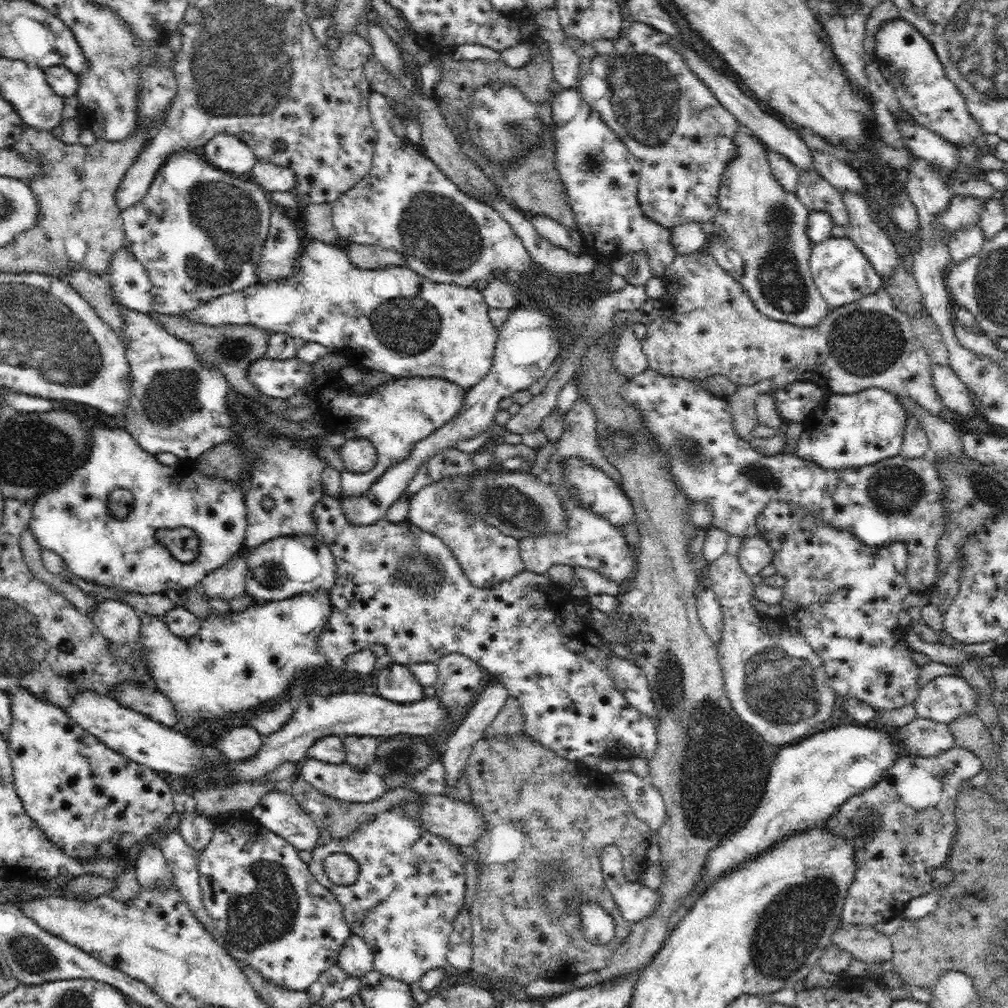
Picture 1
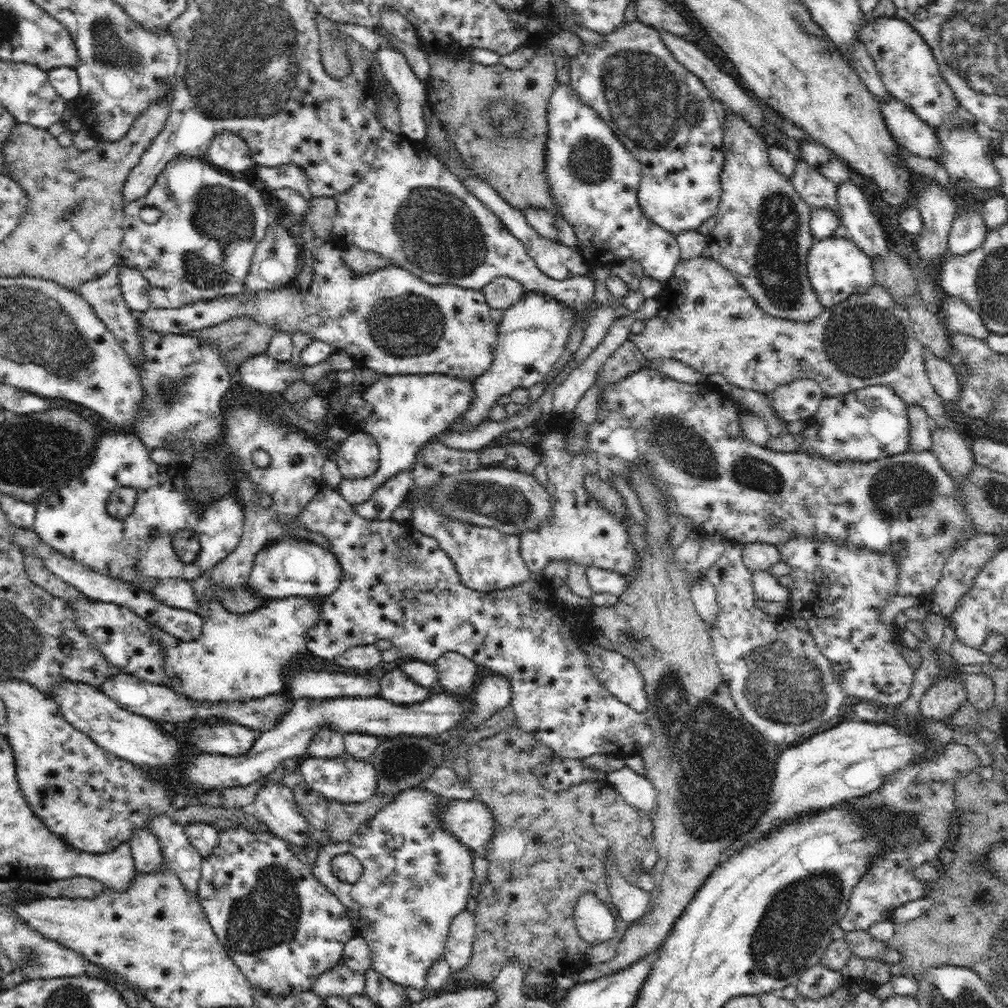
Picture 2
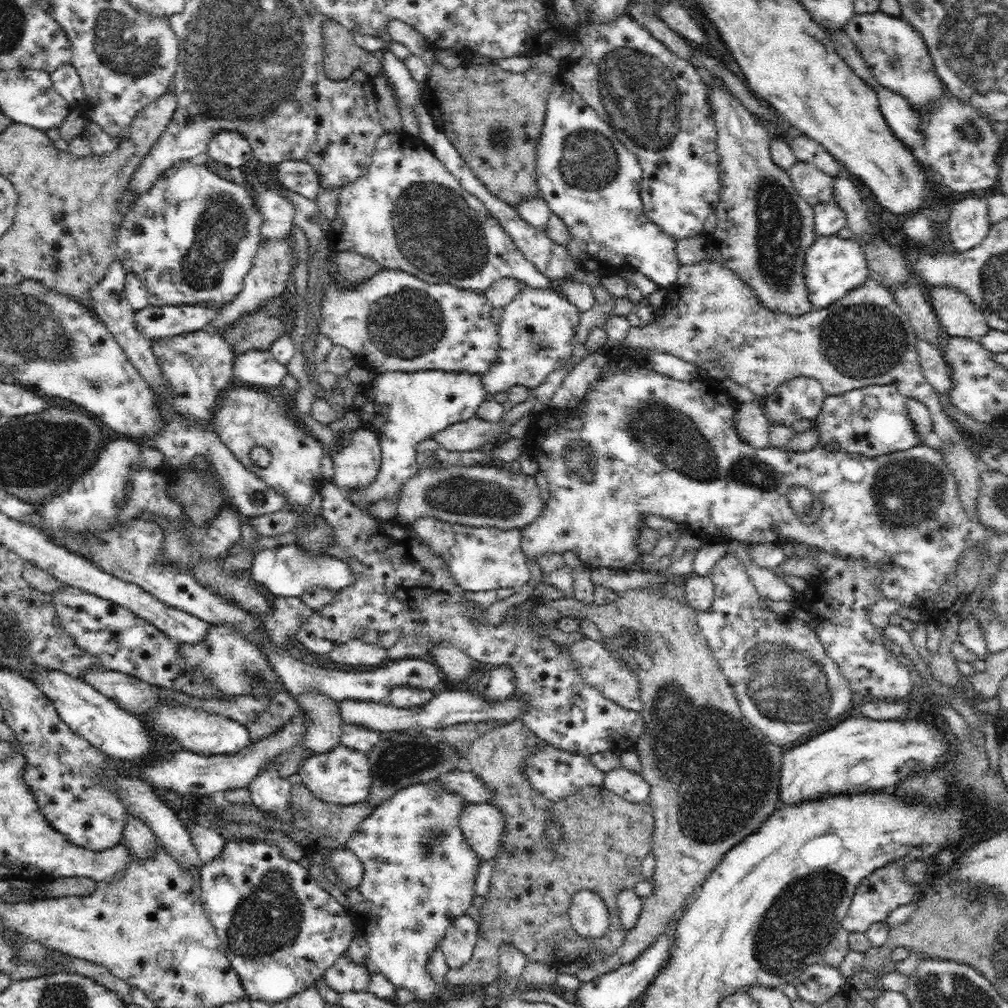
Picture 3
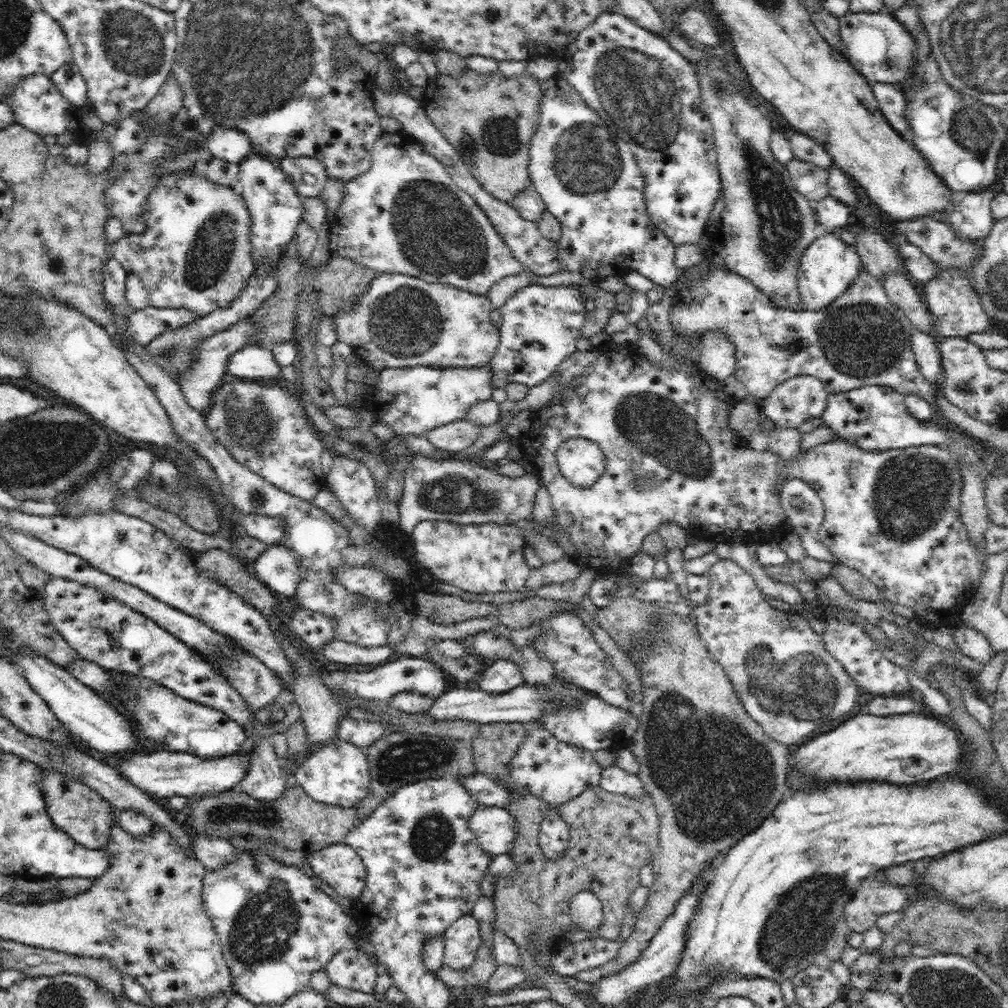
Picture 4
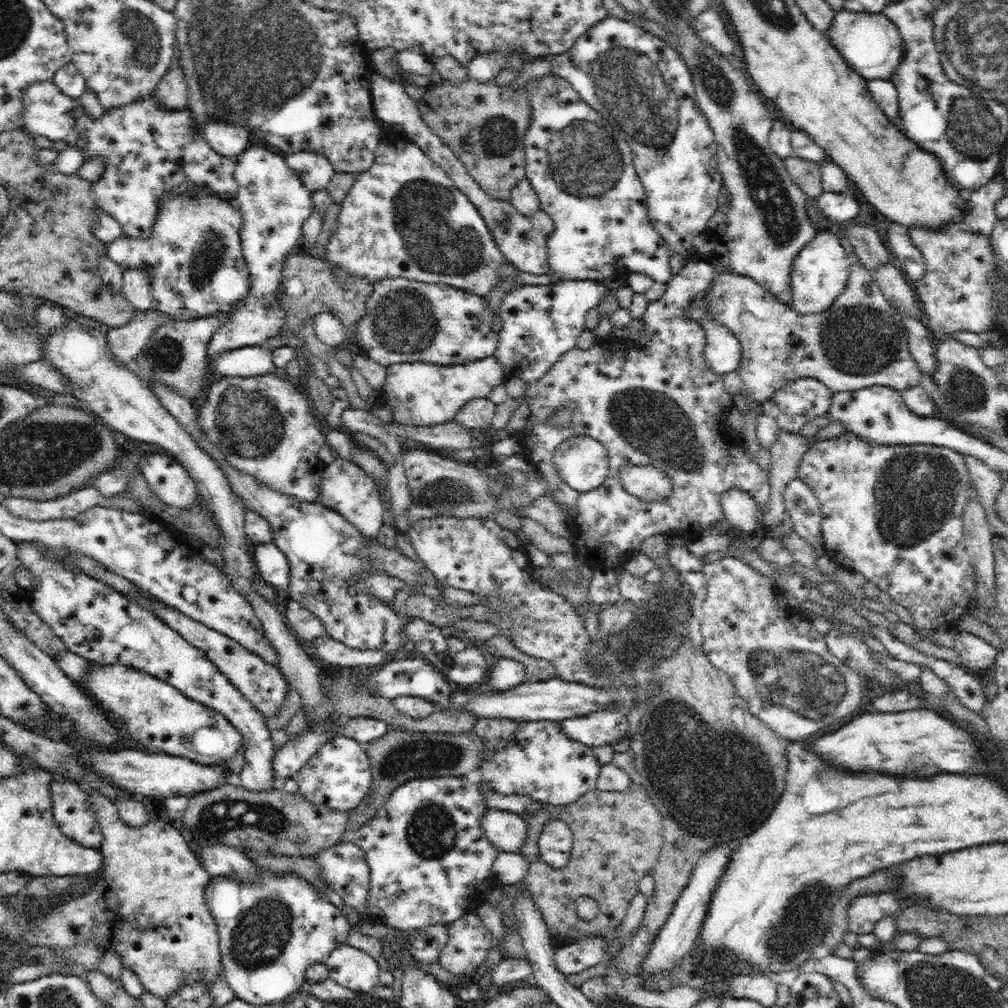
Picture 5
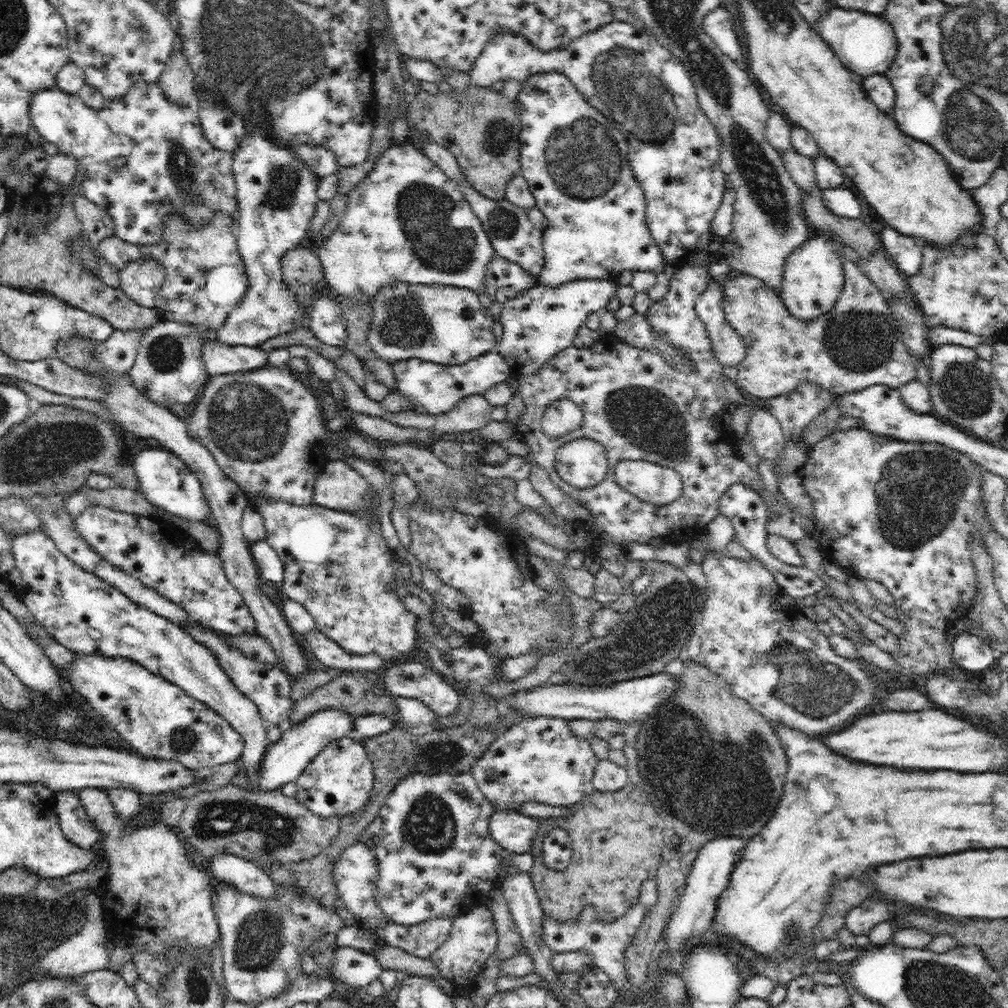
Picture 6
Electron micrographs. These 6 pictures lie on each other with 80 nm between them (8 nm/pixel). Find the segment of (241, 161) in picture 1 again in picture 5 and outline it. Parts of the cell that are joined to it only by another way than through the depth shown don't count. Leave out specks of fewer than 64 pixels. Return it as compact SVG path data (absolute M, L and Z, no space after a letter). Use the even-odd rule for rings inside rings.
M212 119L204 124L202 133L212 149L224 156L238 156L252 142L244 126L224 119Z

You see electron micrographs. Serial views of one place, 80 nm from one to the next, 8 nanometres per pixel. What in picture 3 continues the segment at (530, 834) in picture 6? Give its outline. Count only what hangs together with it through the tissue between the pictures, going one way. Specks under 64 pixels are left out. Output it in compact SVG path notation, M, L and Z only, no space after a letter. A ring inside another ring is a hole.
M467 803L460 816L458 827L465 840L483 861L494 861L504 837L504 815L492 803Z

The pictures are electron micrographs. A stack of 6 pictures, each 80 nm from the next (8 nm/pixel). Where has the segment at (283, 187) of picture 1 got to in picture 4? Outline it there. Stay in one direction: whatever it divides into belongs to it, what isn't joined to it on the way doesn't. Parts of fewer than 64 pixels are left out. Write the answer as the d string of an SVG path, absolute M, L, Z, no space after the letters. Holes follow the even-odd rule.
M297 156L286 157L279 161L282 171L290 176L290 181L300 196L319 197L329 179L326 167L319 158Z

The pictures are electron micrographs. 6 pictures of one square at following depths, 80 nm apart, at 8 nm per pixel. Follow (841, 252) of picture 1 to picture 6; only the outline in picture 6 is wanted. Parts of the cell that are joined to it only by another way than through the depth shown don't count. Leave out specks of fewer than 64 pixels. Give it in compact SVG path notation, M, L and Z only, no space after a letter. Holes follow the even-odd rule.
M820 233L817 238L806 240L788 256L783 271L782 294L779 296L792 316L800 320L814 320L836 305L845 281L837 242L837 239Z

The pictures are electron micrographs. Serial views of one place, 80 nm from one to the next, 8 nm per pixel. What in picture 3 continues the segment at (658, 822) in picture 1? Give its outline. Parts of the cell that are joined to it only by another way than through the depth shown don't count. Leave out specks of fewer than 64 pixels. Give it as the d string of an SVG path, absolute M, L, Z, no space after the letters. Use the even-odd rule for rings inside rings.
M622 766L606 773L603 786L632 803L649 800L650 785L640 773L630 772Z

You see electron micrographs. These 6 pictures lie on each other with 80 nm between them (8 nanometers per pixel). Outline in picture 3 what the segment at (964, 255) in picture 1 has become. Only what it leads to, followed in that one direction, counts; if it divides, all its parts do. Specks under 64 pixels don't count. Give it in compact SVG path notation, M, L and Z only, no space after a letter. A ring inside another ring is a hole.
M974 194L955 201L951 206L949 218L946 235L954 253L976 248L988 236L992 226L988 219L987 199Z

